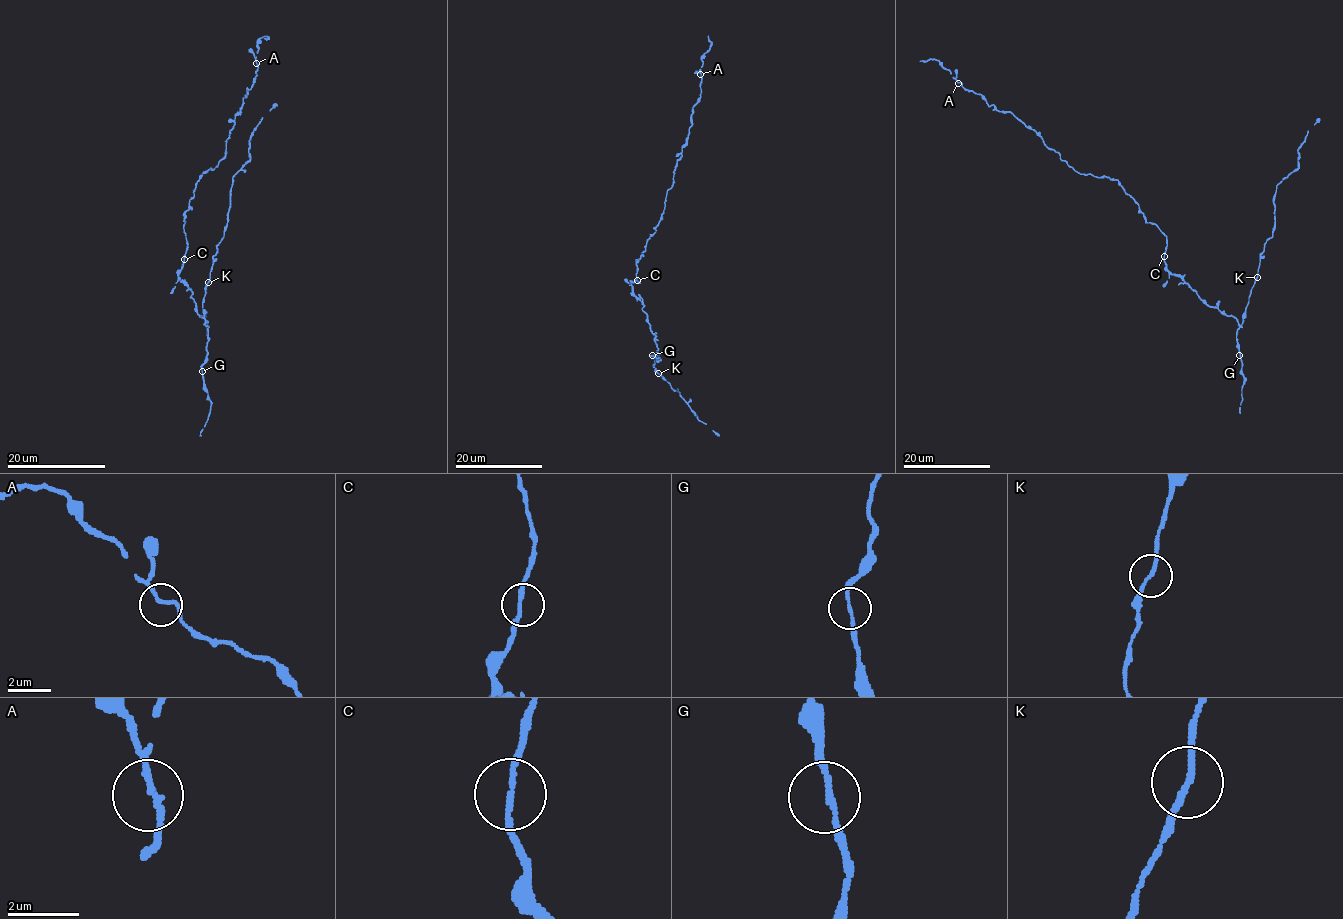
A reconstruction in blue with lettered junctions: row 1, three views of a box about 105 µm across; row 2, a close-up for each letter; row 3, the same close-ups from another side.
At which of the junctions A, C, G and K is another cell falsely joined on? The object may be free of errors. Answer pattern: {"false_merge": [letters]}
{"false_merge": []}

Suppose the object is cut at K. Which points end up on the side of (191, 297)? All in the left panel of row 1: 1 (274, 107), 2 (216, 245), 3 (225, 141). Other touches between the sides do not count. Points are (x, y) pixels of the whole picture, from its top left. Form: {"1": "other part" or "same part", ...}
{"1": "other part", "2": "other part", "3": "same part"}

